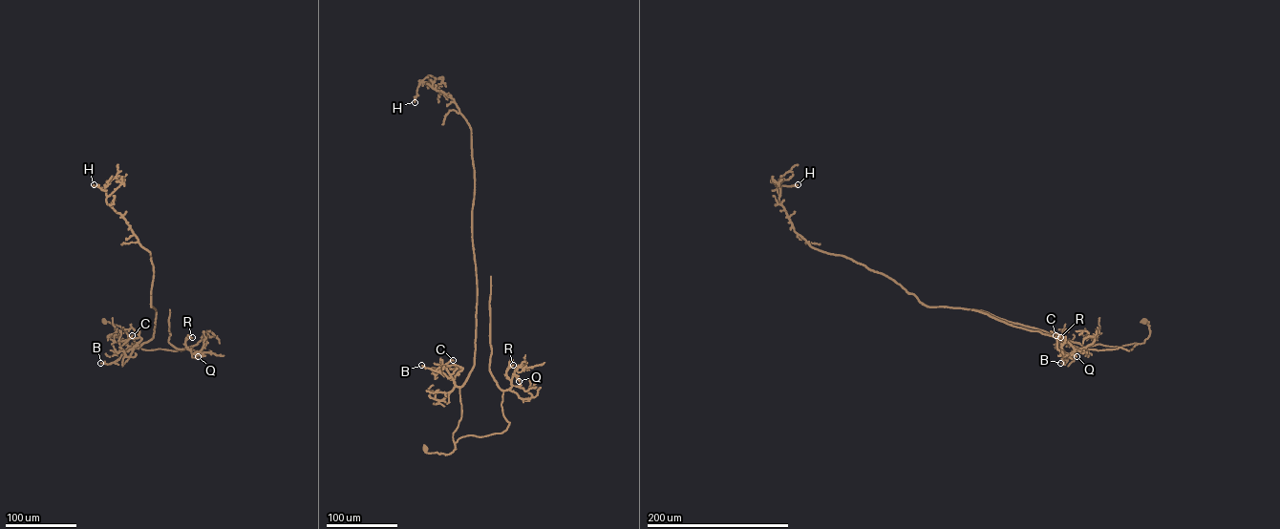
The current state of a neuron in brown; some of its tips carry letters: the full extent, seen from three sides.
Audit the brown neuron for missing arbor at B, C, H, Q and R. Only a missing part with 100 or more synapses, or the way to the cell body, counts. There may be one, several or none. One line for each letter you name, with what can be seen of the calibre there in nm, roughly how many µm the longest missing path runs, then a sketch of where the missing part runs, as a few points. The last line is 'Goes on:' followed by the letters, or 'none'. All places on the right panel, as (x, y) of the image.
Goes on: none

